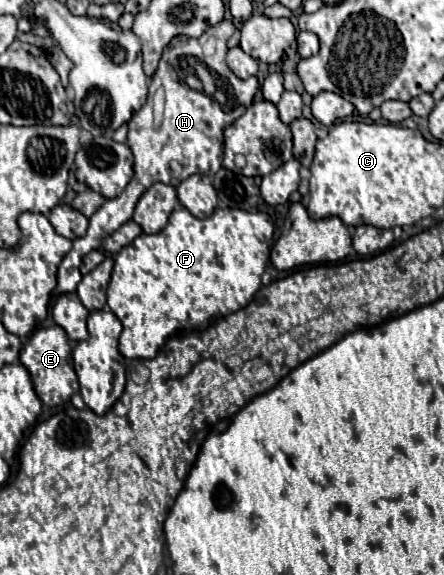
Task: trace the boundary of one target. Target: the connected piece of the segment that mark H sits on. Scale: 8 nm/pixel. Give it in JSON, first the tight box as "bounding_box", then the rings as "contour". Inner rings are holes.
{"bounding_box":[72,20,258,258],"contour":[[[222,20],[216,26],[208,28],[200,38],[190,38],[190,36],[176,36],[162,52],[162,58],[158,62],[158,68],[154,72],[154,76],[150,78],[150,94],[148,94],[148,102],[134,112],[134,116],[128,120],[128,148],[134,154],[134,176],[130,180],[130,184],[124,188],[124,192],[116,198],[104,200],[102,208],[98,208],[98,212],[90,218],[90,226],[88,232],[82,238],[72,240],[72,250],[80,254],[80,258],[84,254],[88,254],[90,250],[100,250],[100,242],[116,231],[124,222],[128,222],[132,218],[134,212],[134,204],[136,200],[142,196],[142,192],[154,184],[154,182],[164,182],[170,186],[178,186],[182,182],[182,176],[188,178],[192,174],[206,174],[206,176],[214,176],[214,172],[218,172],[218,168],[222,168],[222,158],[224,158],[224,128],[230,126],[236,118],[240,118],[246,108],[252,104],[254,94],[258,92],[258,78],[250,76],[248,80],[238,80],[238,78],[226,78],[228,84],[228,96],[226,96],[226,106],[216,102],[212,96],[192,90],[188,88],[184,82],[180,82],[178,74],[176,74],[176,62],[180,60],[180,56],[194,56],[204,60],[204,44],[208,40],[214,42],[214,56],[224,56],[226,54],[226,42],[232,36],[232,32],[236,30],[236,26],[232,24],[232,20]],[[158,88],[164,88],[164,96],[166,96],[166,106],[164,106],[164,118],[162,118],[162,126],[156,130],[154,128],[154,116],[152,116],[152,98],[154,92]],[[172,162],[182,166],[182,172],[176,176],[172,172]]]}

